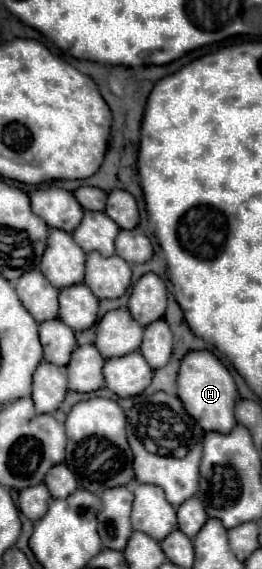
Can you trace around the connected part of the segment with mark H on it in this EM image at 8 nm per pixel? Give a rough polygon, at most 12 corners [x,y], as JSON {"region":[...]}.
{"region":[[190,351],[178,397],[204,431],[230,433],[238,389],[210,351]]}

